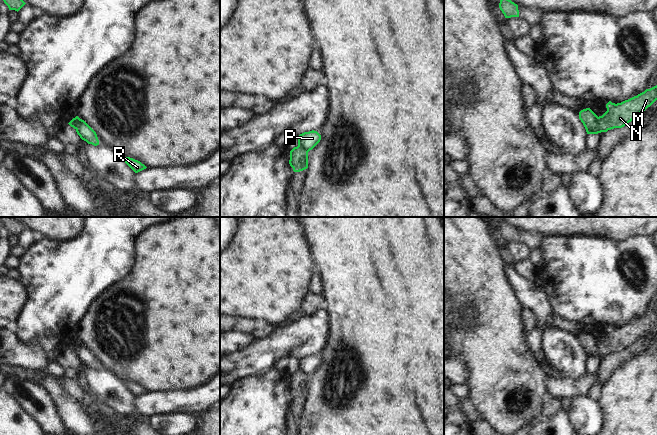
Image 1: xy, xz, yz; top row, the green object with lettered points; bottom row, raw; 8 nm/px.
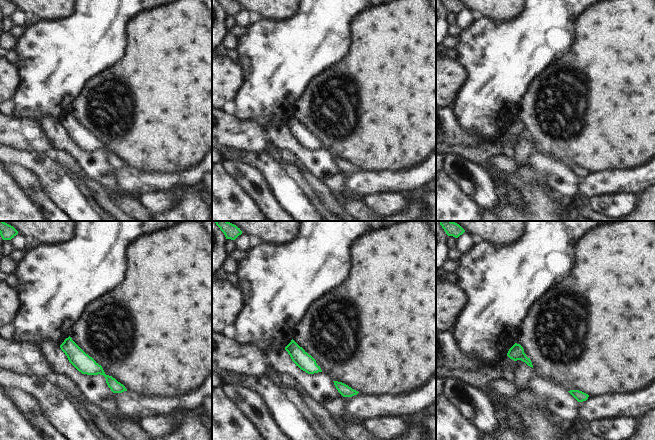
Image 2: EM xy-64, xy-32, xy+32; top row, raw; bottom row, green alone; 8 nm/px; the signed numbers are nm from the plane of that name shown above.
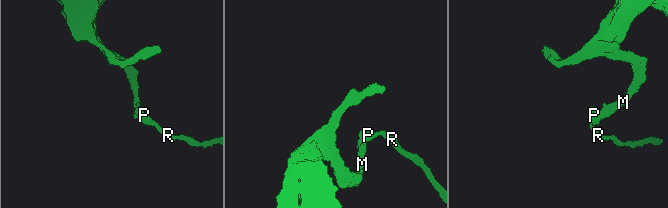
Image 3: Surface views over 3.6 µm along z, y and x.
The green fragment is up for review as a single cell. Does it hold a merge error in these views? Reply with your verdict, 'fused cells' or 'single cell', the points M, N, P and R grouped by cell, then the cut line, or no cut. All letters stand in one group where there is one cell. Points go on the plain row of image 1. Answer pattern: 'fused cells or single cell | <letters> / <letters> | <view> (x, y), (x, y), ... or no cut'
fused cells | M N / P R | yz (597, 341), (597, 351), (600, 356)

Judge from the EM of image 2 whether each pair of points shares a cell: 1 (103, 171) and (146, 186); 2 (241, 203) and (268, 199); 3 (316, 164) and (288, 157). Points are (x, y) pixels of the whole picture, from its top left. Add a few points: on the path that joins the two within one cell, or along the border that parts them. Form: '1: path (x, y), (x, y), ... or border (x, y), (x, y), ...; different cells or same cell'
1: border (113, 169), (118, 190); different cells
2: border (237, 184), (262, 210); different cells
3: border (280, 150), (289, 150), (300, 163); different cells

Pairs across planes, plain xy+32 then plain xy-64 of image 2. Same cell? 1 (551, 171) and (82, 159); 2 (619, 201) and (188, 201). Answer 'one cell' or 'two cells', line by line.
1: one cell
2: two cells

